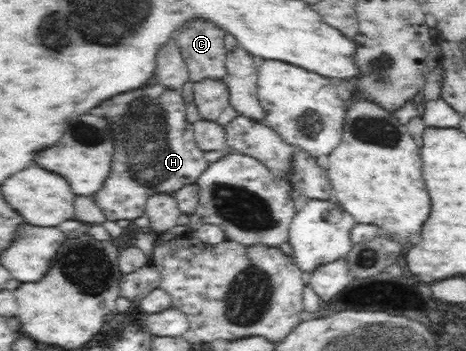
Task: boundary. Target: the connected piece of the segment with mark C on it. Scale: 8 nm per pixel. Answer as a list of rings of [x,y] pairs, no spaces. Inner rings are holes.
[[[190,23],[172,38],[179,46],[189,71],[189,80],[200,83],[204,79],[222,81],[227,75],[228,51],[224,45],[225,32],[212,23]]]

